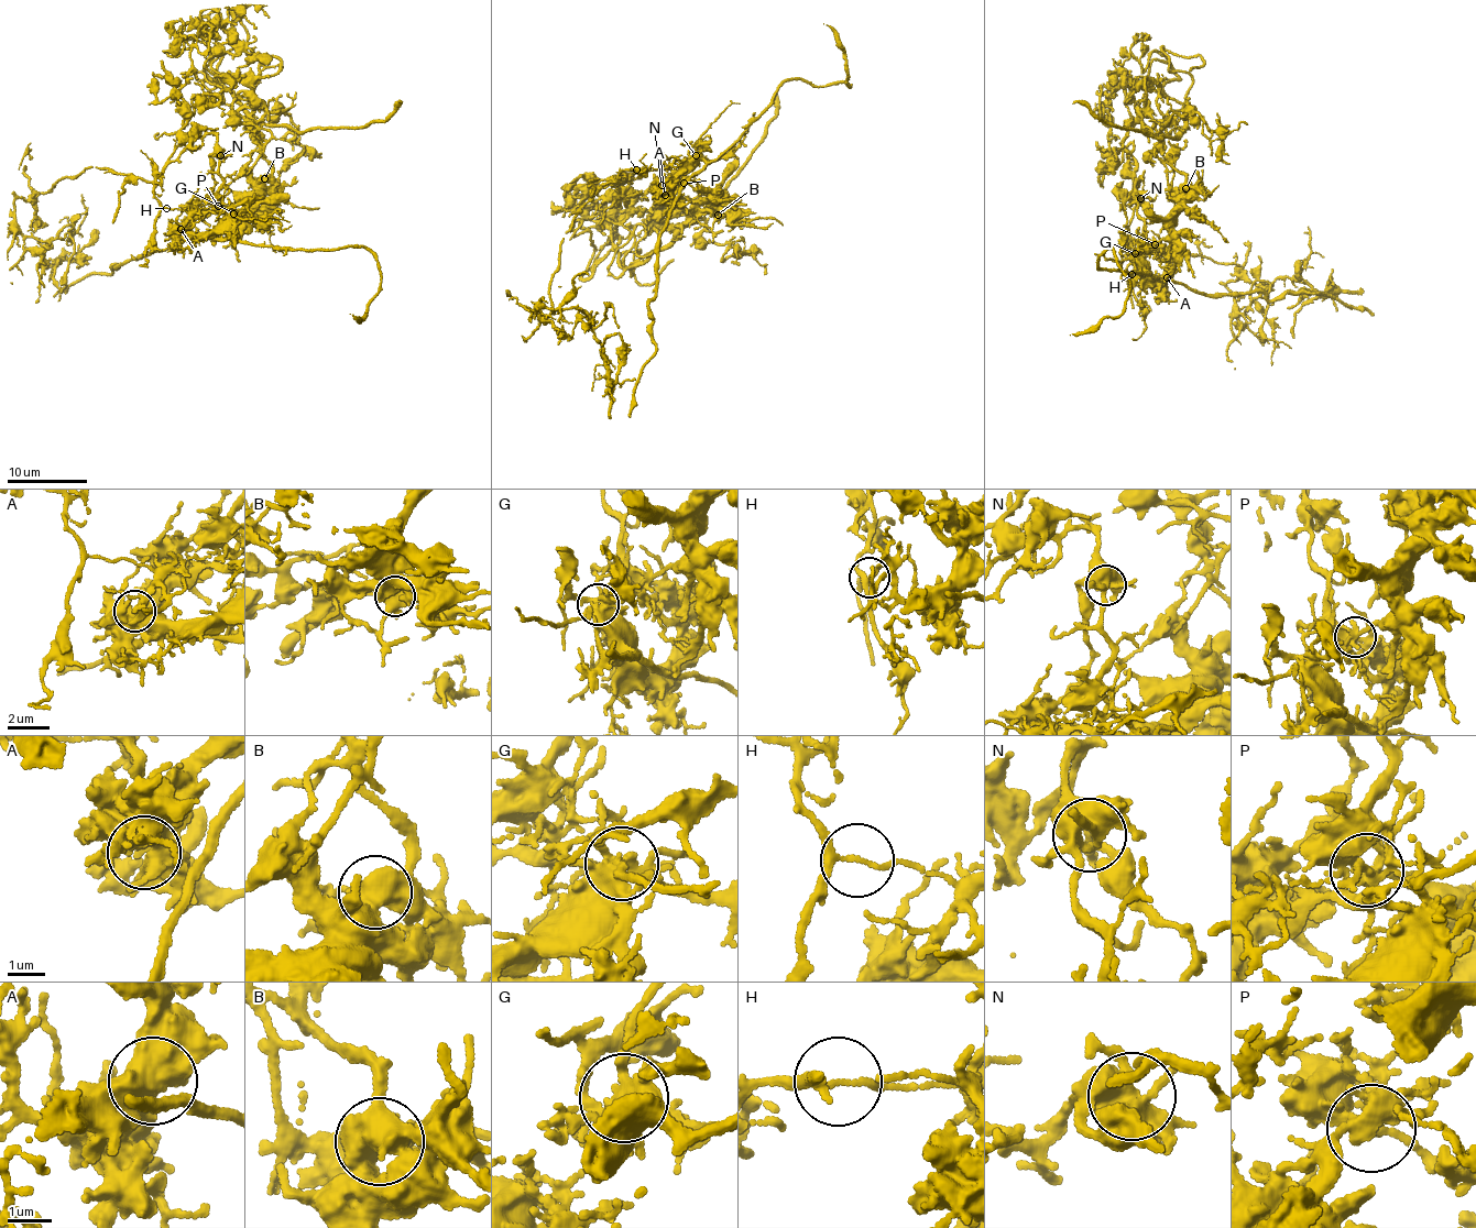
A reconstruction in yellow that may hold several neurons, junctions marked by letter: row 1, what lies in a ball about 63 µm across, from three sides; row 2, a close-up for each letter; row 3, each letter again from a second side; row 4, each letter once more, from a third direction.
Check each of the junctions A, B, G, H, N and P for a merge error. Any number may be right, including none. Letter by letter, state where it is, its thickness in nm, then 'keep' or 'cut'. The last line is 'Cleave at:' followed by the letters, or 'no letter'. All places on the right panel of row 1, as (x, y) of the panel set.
A: (1167, 277) | 460 nm | keep
B: (1185, 188) | 650 nm | cut
G: (1135, 253) | 360 nm | keep
H: (1132, 274) | 150 nm | cut
N: (1140, 198) | 480 nm | keep
P: (1155, 244) | 280 nm | cut
Cleave at: B, H, P

